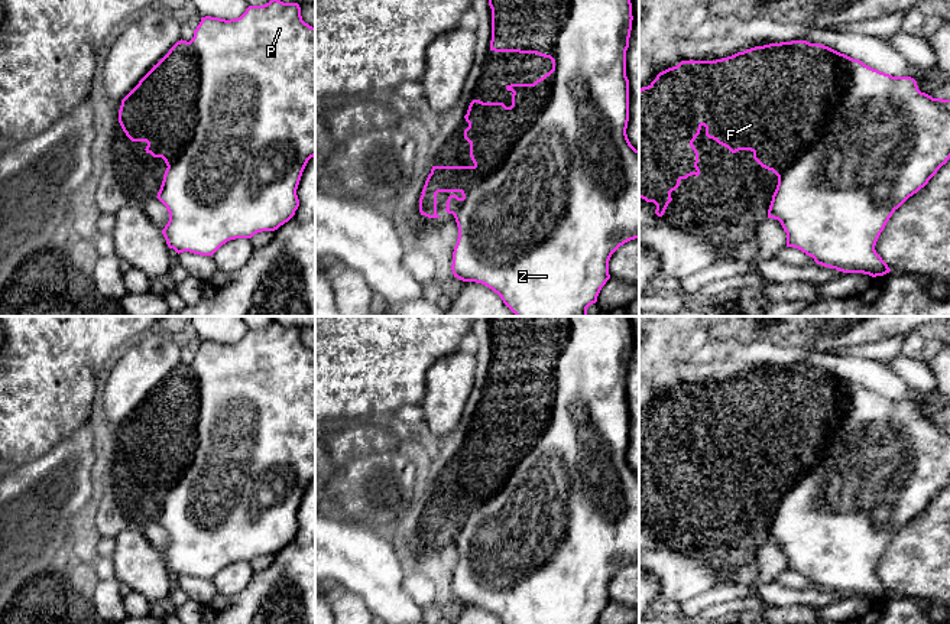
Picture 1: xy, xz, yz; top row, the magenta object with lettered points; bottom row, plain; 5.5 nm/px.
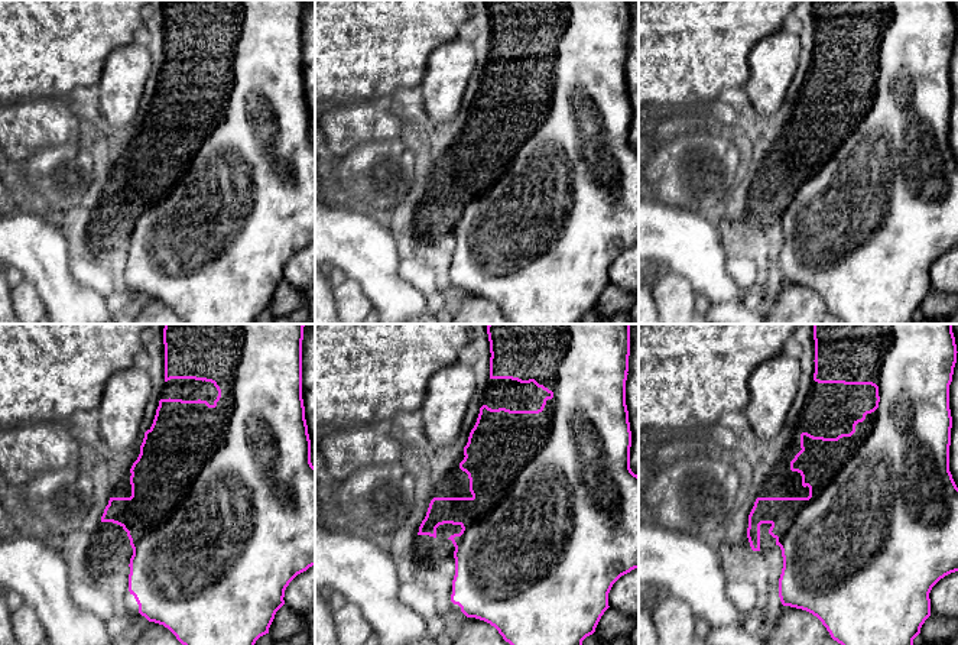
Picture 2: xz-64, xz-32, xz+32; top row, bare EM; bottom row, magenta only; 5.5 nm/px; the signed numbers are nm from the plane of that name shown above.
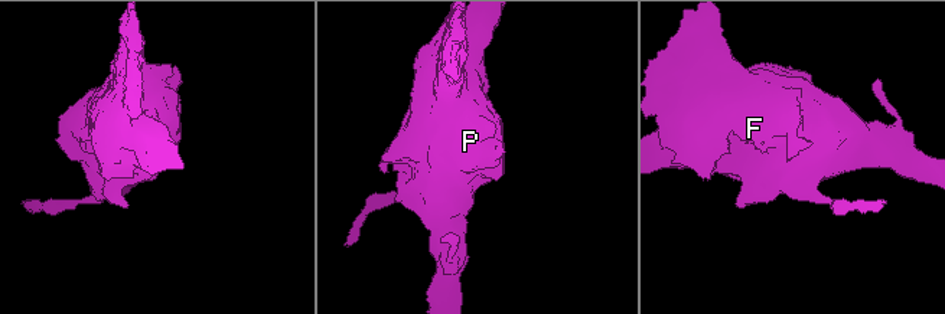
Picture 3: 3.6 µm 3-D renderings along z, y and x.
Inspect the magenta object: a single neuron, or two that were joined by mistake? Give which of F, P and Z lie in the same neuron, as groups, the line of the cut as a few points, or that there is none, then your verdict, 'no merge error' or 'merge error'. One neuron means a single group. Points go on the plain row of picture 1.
F / P Z; cut in xz along (568, 317), (547, 429), (499, 487), (476, 490); merge error

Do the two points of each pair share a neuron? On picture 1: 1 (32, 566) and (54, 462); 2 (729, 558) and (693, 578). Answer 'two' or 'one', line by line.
1: one
2: two

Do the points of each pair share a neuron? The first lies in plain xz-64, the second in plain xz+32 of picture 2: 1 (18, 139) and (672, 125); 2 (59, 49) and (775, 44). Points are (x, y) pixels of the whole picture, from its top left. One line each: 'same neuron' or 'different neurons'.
1: same neuron
2: different neurons

